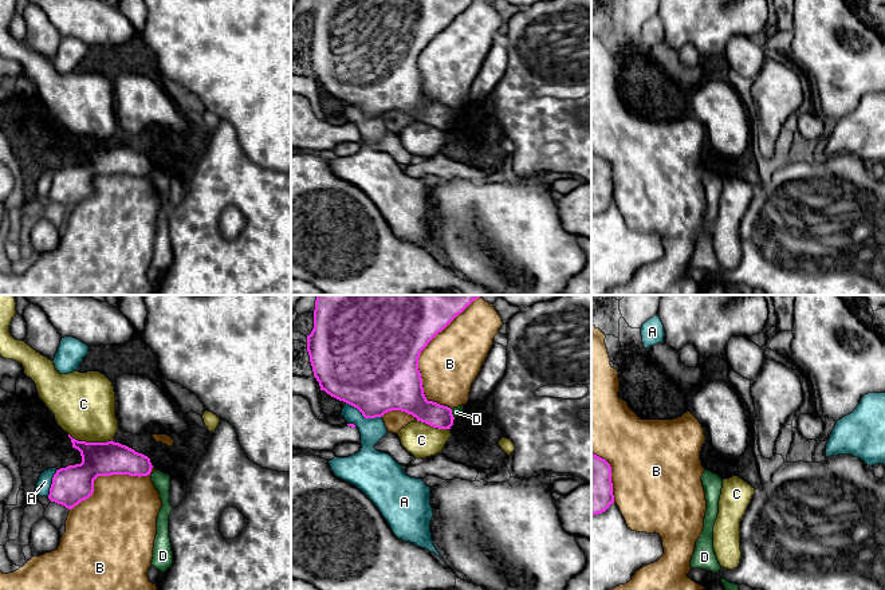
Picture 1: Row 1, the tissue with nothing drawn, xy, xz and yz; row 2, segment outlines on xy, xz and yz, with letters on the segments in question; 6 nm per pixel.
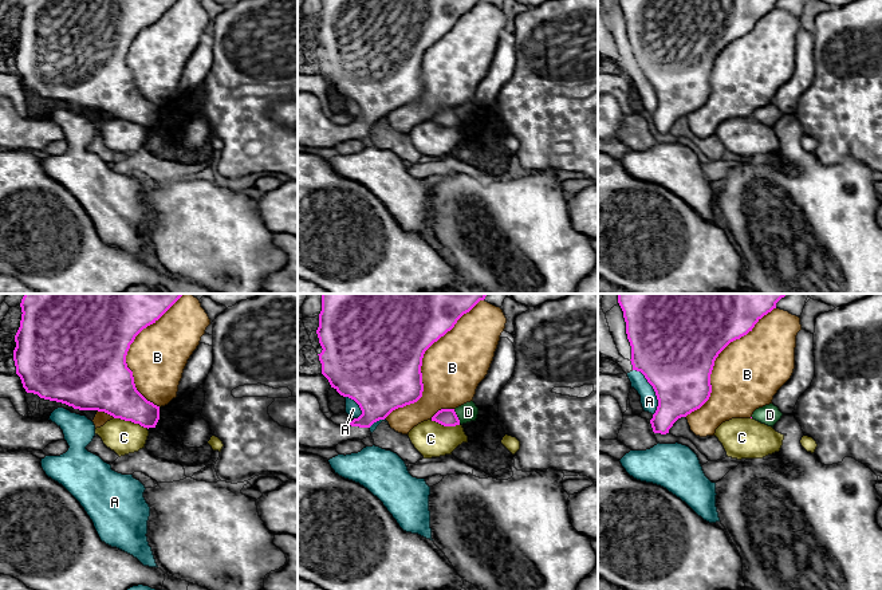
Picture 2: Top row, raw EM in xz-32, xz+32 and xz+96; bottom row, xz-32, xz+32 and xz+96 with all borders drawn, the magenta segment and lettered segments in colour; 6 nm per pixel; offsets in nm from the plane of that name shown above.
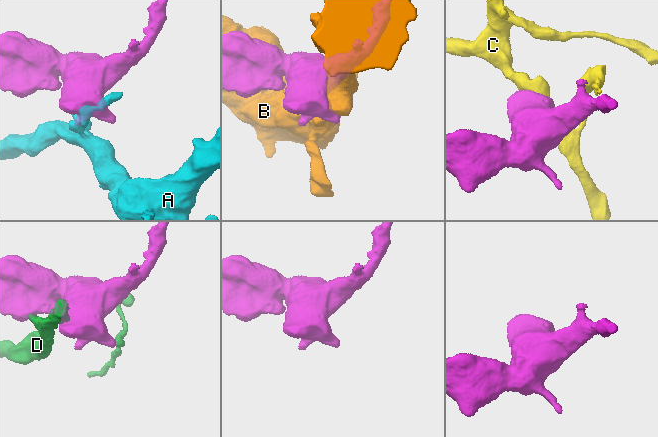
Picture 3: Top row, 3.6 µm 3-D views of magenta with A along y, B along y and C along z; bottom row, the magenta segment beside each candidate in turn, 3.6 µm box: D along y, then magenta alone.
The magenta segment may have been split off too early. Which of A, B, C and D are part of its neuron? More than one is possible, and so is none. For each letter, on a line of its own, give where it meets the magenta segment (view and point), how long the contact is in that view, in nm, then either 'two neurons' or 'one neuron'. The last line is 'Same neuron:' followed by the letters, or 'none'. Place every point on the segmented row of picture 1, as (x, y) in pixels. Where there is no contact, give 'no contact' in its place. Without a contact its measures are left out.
A: meets magenta in xz at (364, 416); contact 240 nm long; two neurons
B: meets magenta in xz at (427, 345); contact 700 nm long; two neurons
C: meets magenta in xy at (90, 443); contact 260 nm long; two neurons
D: meets magenta in xz at (451, 413); contact 60 nm long; two neurons
Same neuron: none

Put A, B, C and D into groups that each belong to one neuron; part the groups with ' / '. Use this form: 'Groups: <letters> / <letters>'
Groups: A / B / C / D

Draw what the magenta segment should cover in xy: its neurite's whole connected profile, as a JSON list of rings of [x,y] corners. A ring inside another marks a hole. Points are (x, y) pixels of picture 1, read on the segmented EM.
[[[71,438],[82,463],[60,468],[52,477],[48,499],[71,510],[88,499],[94,492],[98,476],[129,475],[148,476],[152,472],[150,459],[119,442],[86,442]]]

